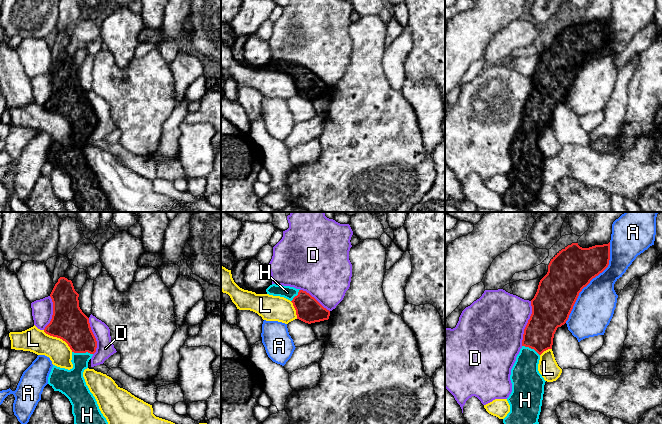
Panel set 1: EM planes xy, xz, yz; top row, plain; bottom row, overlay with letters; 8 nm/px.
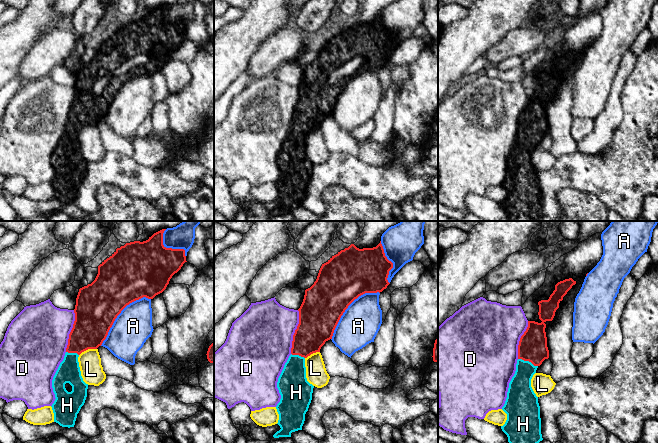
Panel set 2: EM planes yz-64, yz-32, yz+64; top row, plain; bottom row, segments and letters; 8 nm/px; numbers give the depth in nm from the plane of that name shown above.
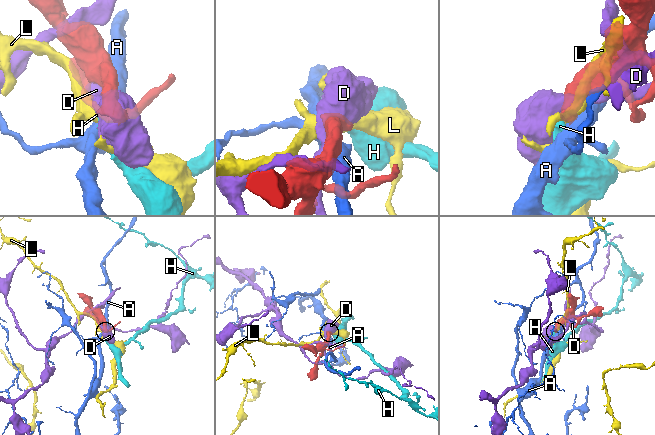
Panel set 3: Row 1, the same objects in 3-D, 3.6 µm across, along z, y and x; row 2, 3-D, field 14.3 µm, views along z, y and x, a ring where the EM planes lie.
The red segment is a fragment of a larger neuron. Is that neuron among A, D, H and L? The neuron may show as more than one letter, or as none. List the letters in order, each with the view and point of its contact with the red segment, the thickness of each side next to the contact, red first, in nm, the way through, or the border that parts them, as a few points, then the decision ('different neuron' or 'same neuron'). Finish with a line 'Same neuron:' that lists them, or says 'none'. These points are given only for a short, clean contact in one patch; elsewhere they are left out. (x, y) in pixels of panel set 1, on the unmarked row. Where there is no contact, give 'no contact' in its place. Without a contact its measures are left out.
A: meets red in yz at (590, 56); 340 nm thick on the red side, 320 nm on the other; different neuron
D: meets red in yz at (527, 99); 320 nm thick on the red side, 460 nm on the other; different neuron
H: meets red in xy at (82, 128); 280 nm thick on the red side, 190 nm on the other; same neuron
L: meets red in xy at (59, 113); 280 nm thick on the red side, 190 nm on the other; border along xy (43, 106), (50, 111), (61, 114), (72, 127); different neuron
Same neuron: H

